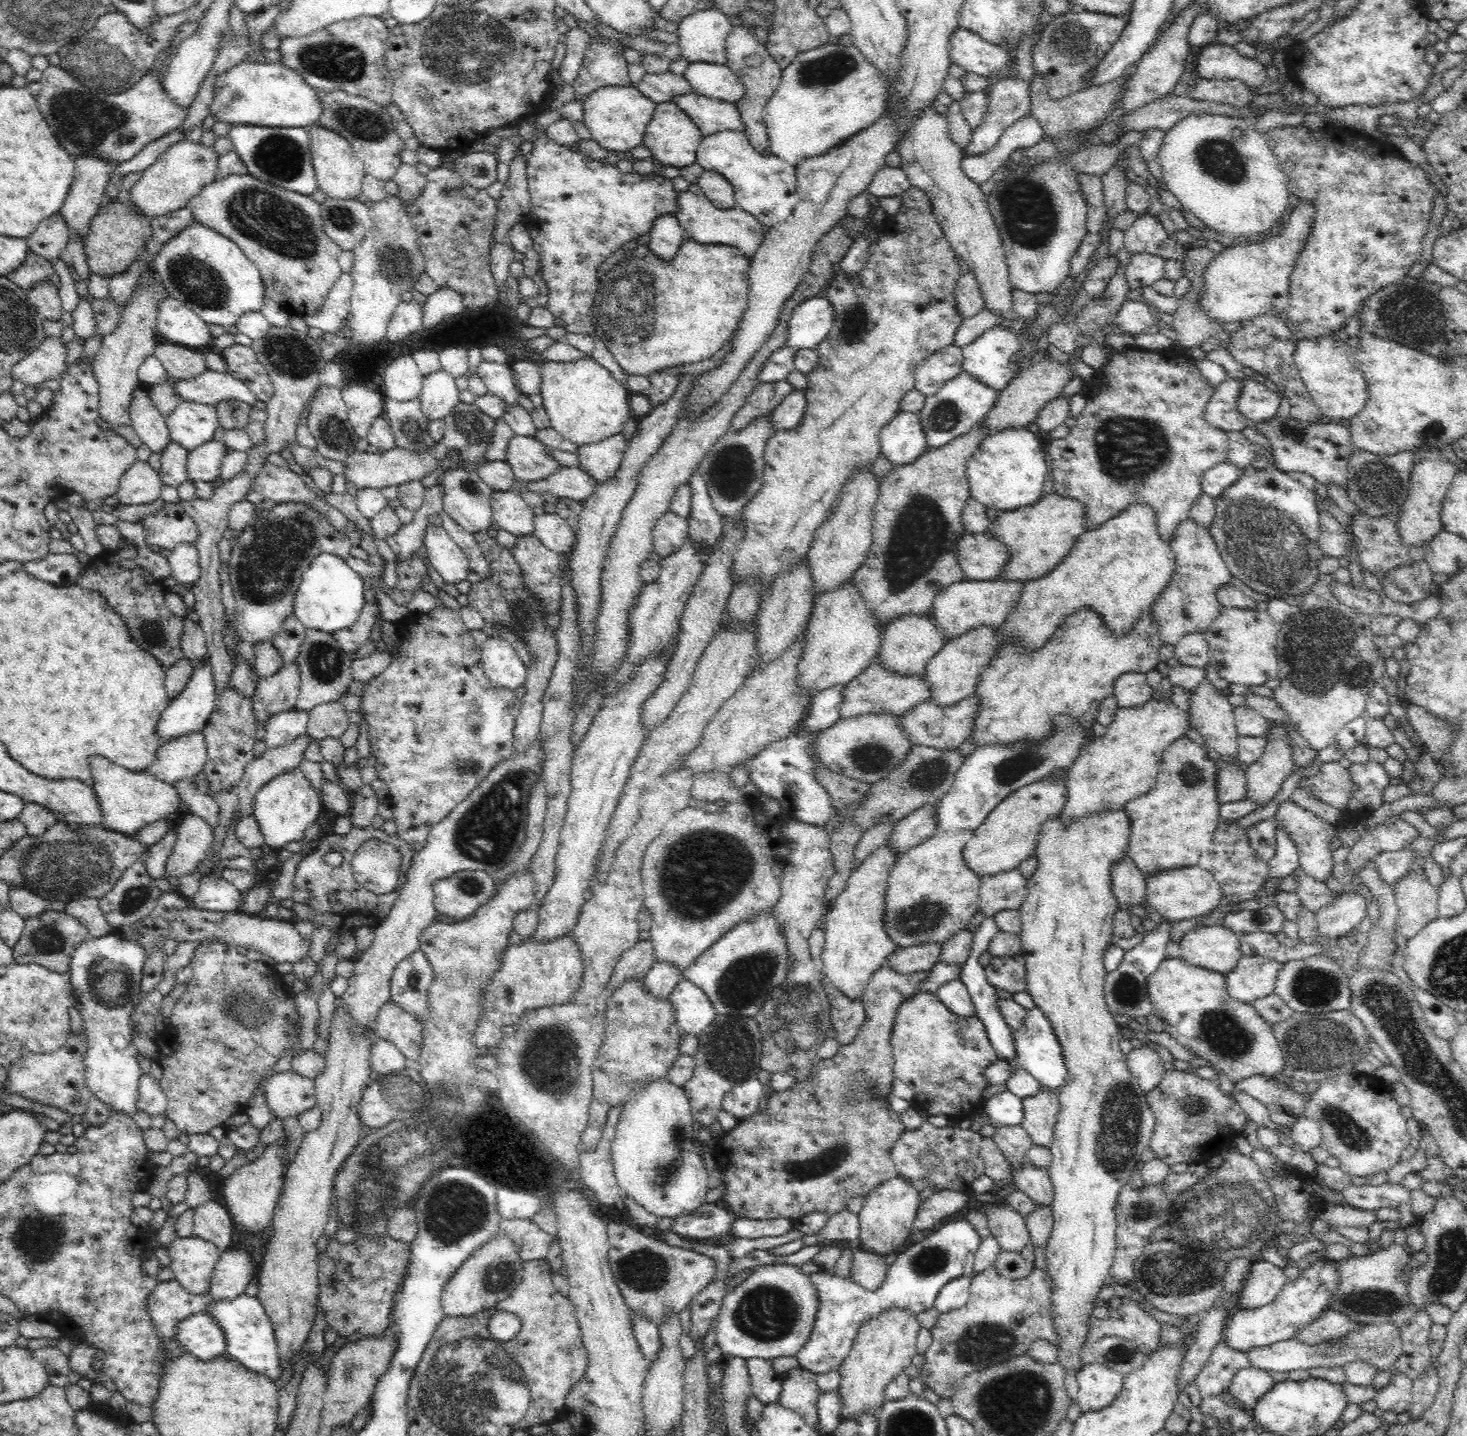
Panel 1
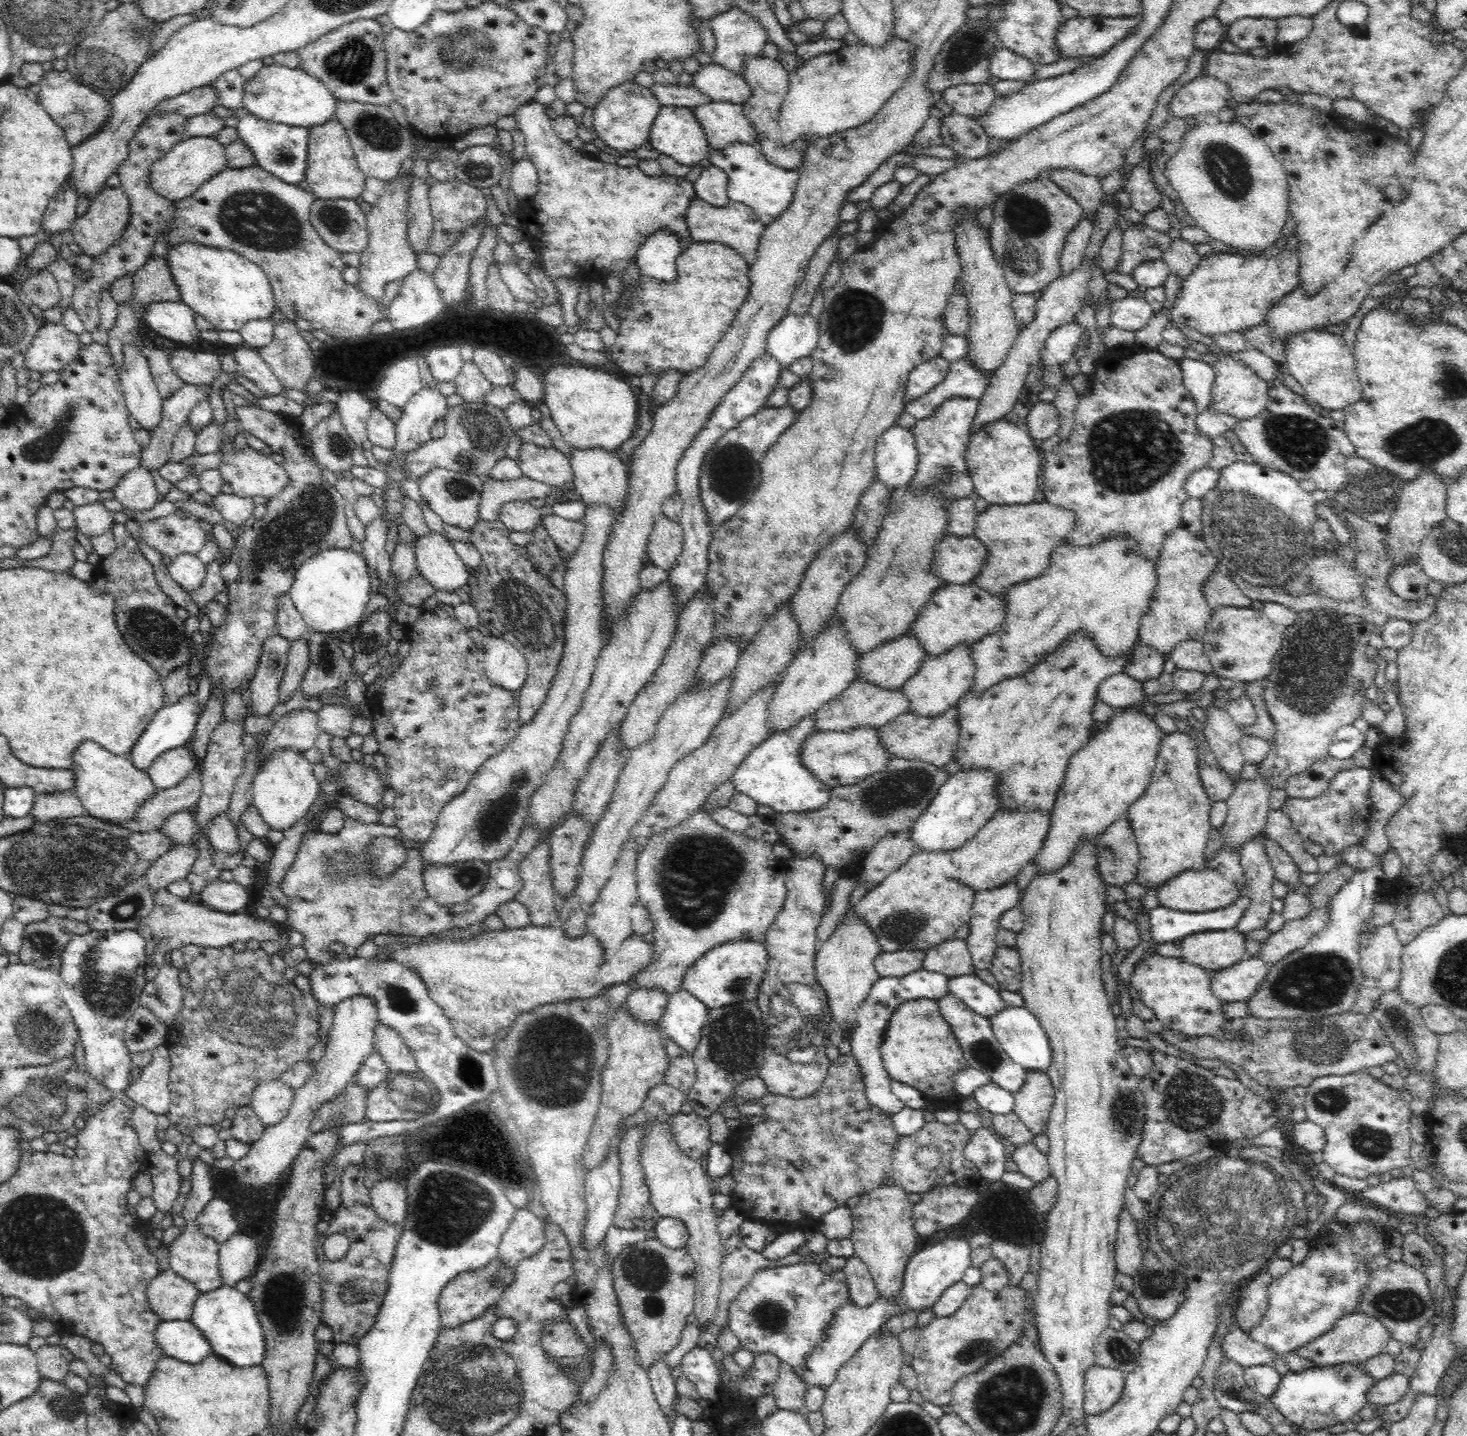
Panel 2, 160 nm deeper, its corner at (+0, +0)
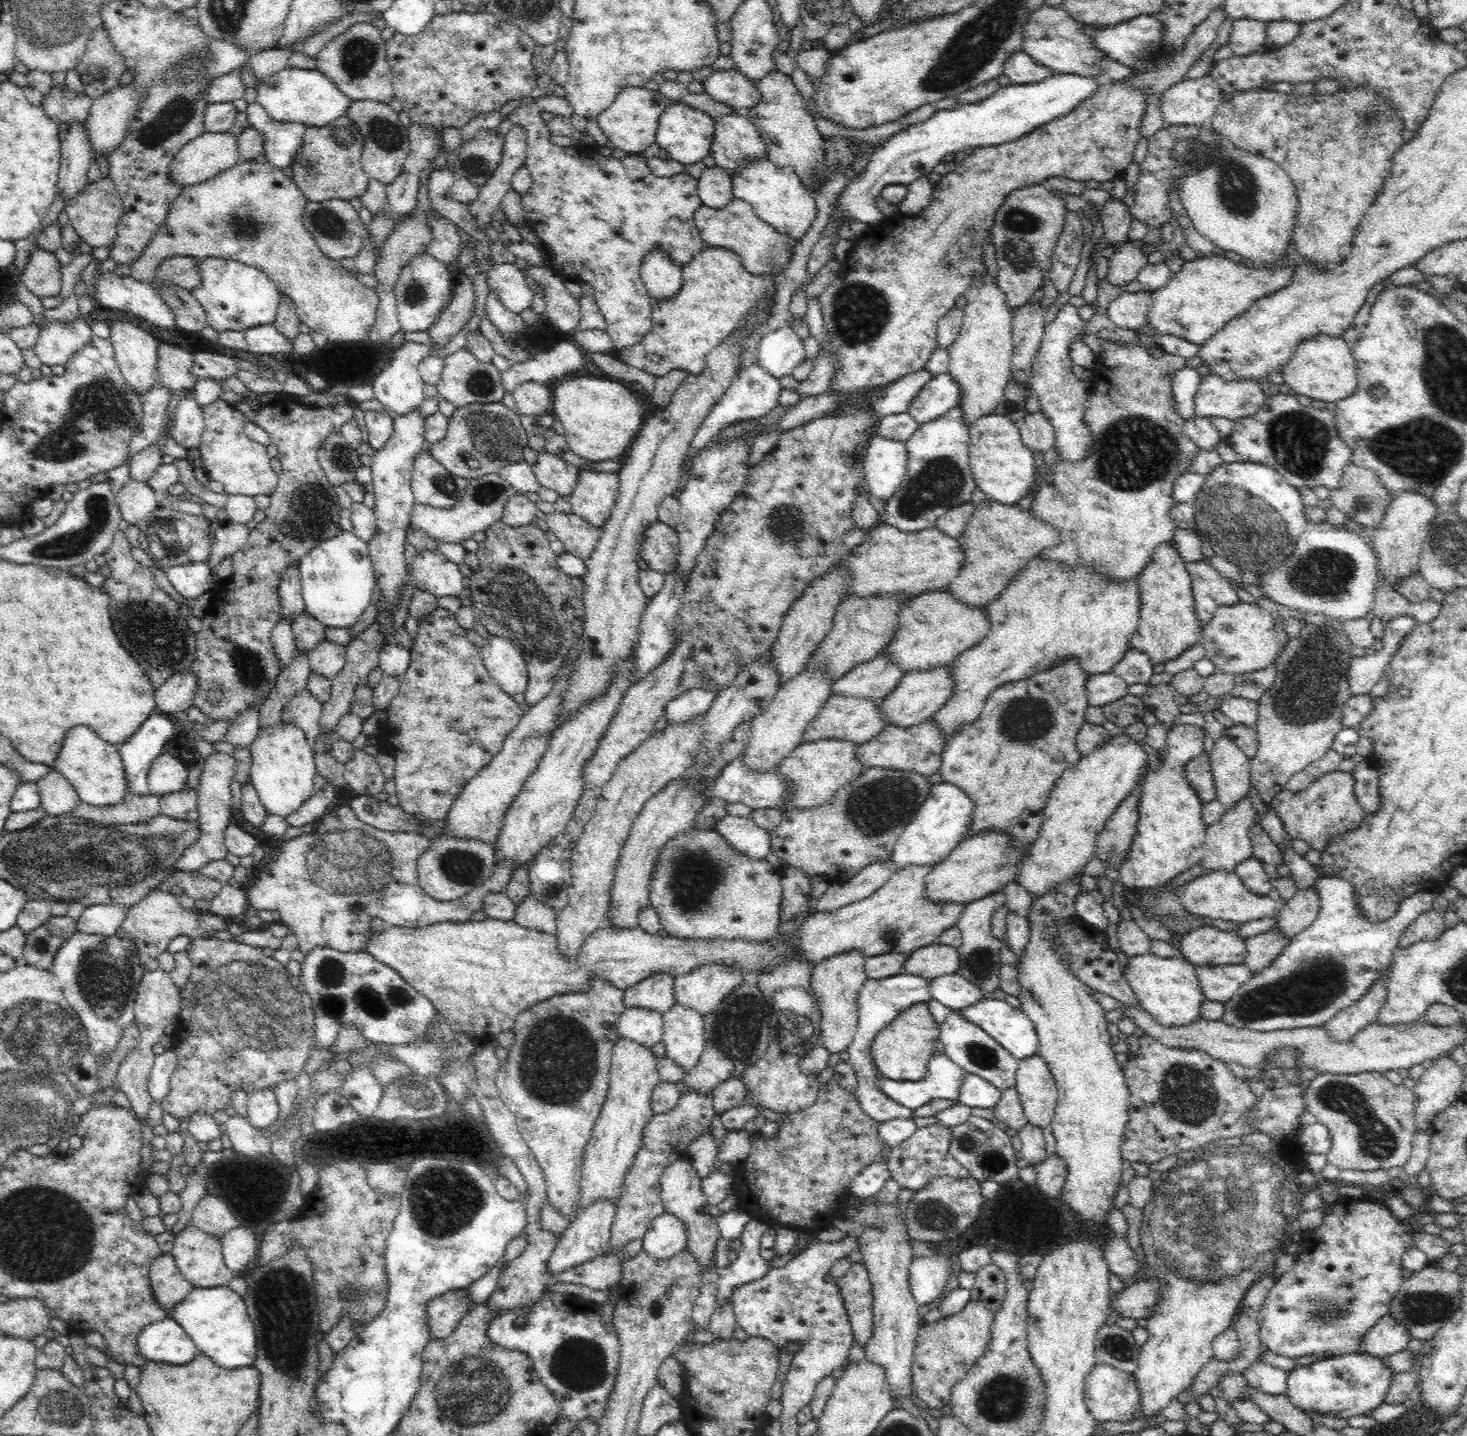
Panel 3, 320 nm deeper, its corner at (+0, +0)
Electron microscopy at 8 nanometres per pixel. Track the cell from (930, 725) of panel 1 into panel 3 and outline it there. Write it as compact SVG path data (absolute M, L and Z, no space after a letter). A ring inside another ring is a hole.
M929 719L911 728L887 726L879 736L858 746L856 758L862 763L865 771L872 770L872 768L885 768L895 770L895 772L898 770L916 772L927 778L939 772L945 744L943 730Z

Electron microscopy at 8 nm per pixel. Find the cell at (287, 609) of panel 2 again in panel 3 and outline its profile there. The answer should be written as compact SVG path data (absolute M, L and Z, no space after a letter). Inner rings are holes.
M292 562L280 572L279 584L280 604L282 605L281 618L294 618L298 612L305 608L303 595L301 594L301 575L298 562Z

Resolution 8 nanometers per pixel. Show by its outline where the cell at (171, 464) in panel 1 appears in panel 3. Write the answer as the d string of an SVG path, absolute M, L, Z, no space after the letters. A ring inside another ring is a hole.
M192 389L182 390L175 404L175 417L171 436L186 449L198 446L200 436L204 432L205 420L202 406L197 404L195 392Z

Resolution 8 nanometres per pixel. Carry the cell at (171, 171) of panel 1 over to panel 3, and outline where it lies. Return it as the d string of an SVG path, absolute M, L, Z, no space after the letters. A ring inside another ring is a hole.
M231 130L228 132L204 132L202 136L188 141L173 156L169 164L169 178L172 183L181 184L181 186L191 186L212 180L212 177L218 176L224 169L235 167L241 161L238 150L238 136Z

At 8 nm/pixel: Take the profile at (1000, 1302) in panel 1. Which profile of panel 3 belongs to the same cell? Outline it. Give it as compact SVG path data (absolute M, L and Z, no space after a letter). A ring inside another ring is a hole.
M968 1301L955 1315L943 1317L934 1324L923 1324L917 1336L913 1352L912 1387L916 1396L929 1408L940 1410L949 1404L953 1386L962 1380L984 1354L991 1340L995 1314L988 1311L980 1301Z

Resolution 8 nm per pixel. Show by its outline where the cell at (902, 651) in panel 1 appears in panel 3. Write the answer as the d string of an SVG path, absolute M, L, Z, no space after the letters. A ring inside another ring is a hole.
M880 654L867 663L857 664L844 676L835 680L828 696L862 697L878 703L888 692L896 688L898 680L903 675L903 668L892 663L888 656Z

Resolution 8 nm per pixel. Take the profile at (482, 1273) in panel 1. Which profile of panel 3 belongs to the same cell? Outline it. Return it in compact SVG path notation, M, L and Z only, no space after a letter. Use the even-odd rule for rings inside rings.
M456 1289L431 1298L426 1304L429 1341L442 1340L455 1332L458 1320L472 1308L468 1289Z

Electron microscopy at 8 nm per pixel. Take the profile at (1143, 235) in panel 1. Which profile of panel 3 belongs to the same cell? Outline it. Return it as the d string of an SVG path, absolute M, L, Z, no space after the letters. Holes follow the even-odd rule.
M1127 243L1109 258L1110 266L1104 281L1124 288L1137 279L1137 275L1146 264L1147 256L1143 254L1141 249Z

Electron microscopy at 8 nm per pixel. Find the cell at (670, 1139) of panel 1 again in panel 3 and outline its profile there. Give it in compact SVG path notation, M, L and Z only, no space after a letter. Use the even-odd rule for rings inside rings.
M678 1157L676 1161L664 1168L659 1178L661 1184L662 1203L664 1203L666 1212L672 1212L684 1223L686 1231L688 1231L687 1250L692 1253L700 1267L704 1276L706 1267L709 1266L713 1253L715 1252L716 1241L719 1236L719 1225L716 1218L712 1217L708 1212L704 1212L707 1206L707 1200L703 1196L703 1190L700 1186L700 1176L696 1175L696 1169L686 1160L685 1157Z

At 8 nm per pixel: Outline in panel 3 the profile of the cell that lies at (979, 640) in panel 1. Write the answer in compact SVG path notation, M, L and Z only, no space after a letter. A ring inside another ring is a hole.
M950 666L938 667L931 671L910 671L904 674L896 688L888 692L878 702L881 708L881 717L884 717L887 726L899 726L899 728L911 728L929 720L944 702L952 696L954 681L950 676Z

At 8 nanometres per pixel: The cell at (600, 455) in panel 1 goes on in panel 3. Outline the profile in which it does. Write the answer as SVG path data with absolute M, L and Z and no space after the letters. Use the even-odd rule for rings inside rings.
M582 468L579 470L578 484L568 496L571 513L602 530L615 508L618 491L619 476L616 472Z

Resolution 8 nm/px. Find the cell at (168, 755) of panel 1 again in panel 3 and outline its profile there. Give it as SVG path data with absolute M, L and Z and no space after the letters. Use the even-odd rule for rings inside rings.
M161 753L153 760L147 777L151 794L160 797L184 788L188 770L181 762L168 753Z

